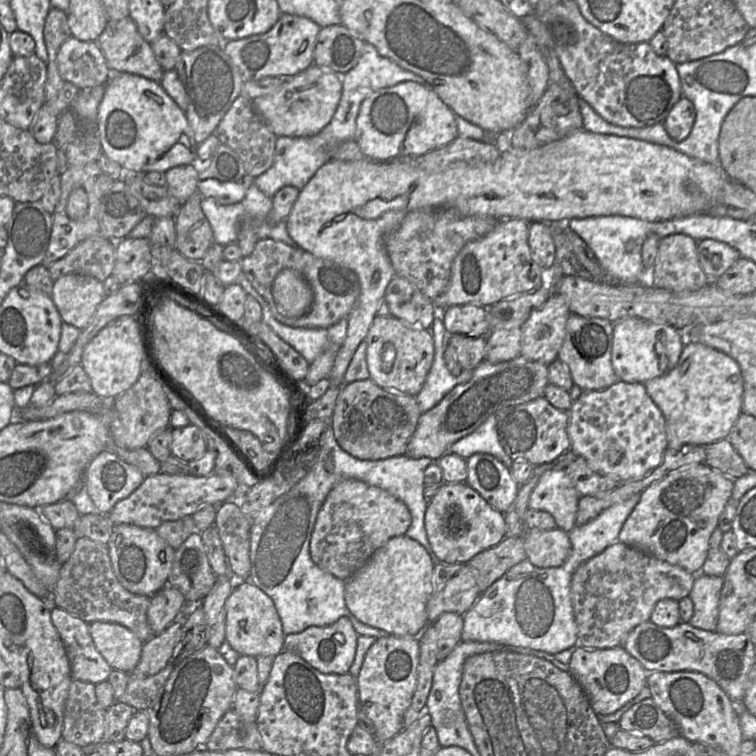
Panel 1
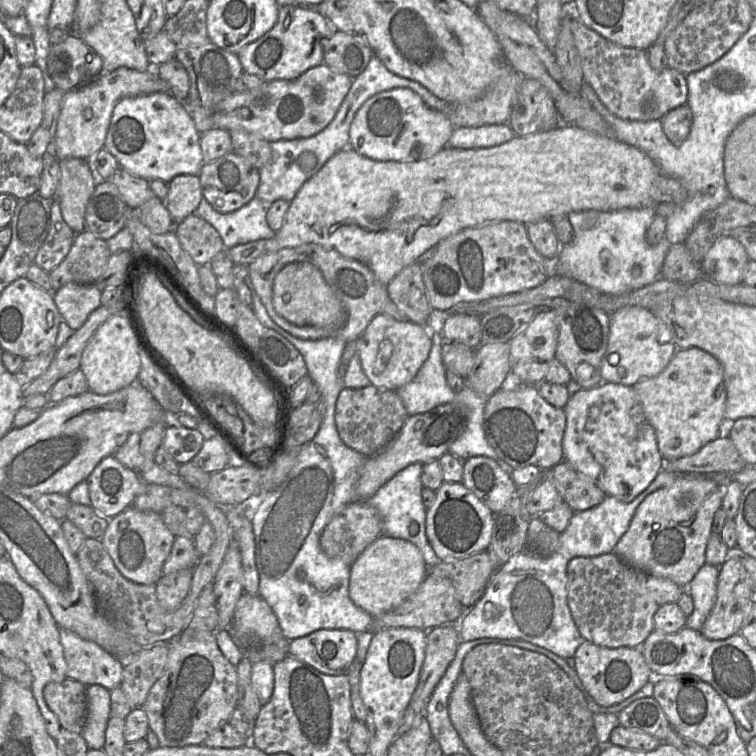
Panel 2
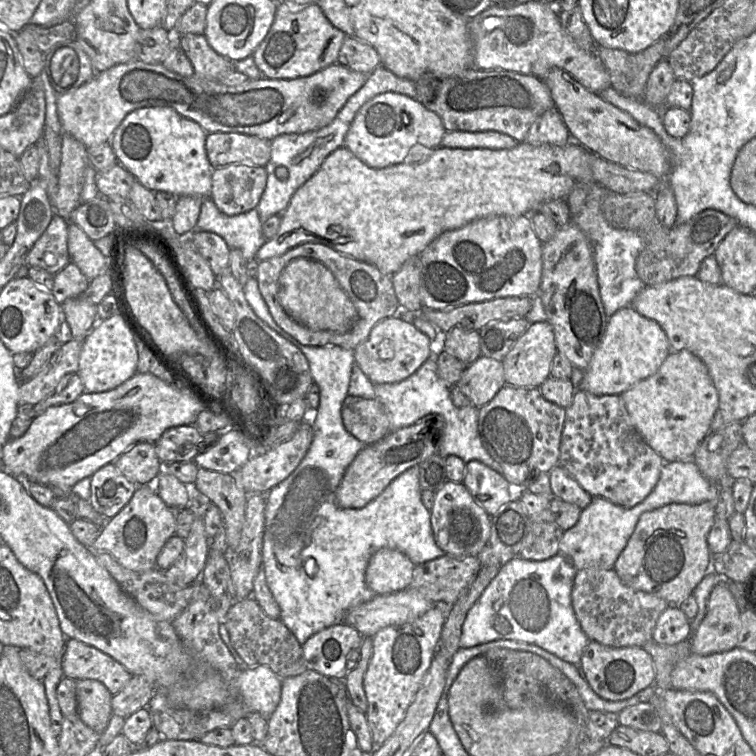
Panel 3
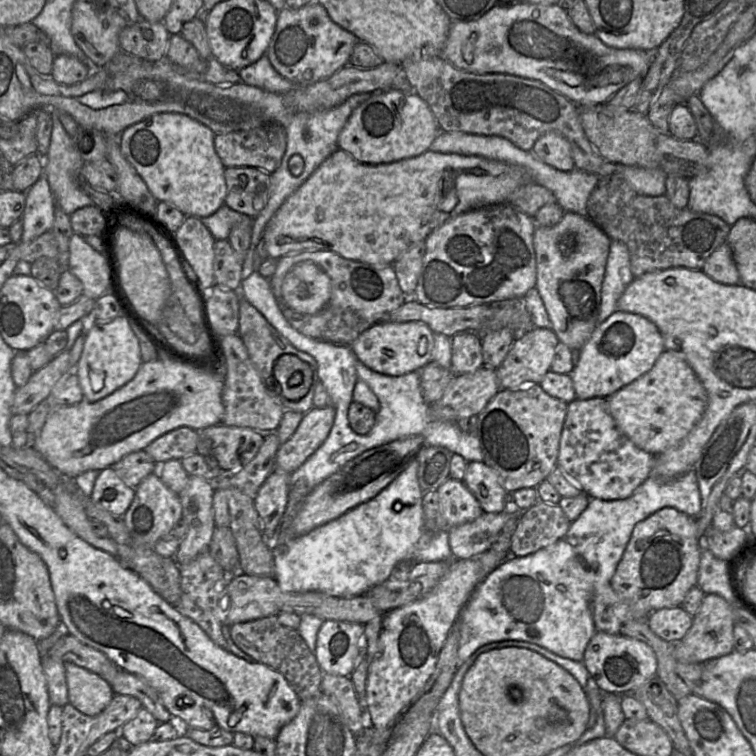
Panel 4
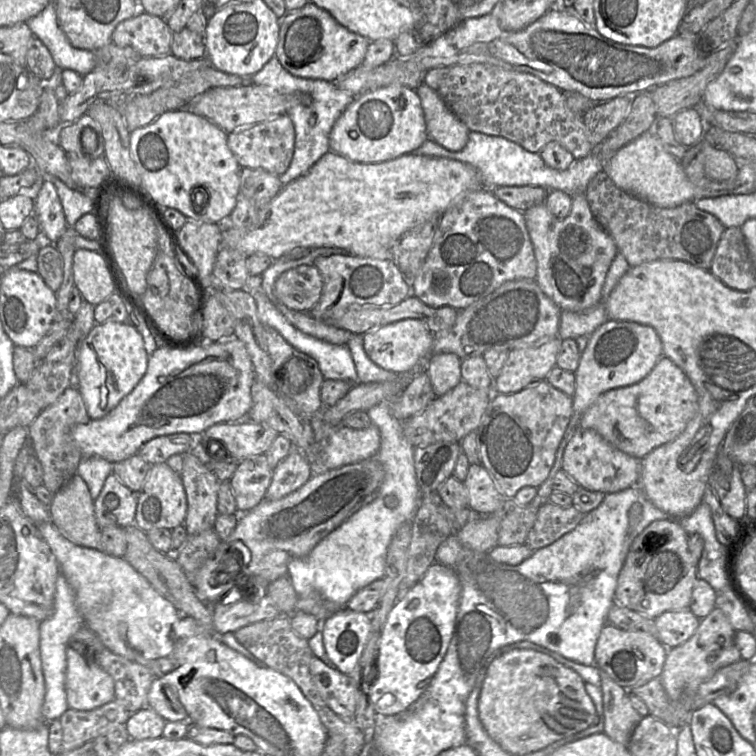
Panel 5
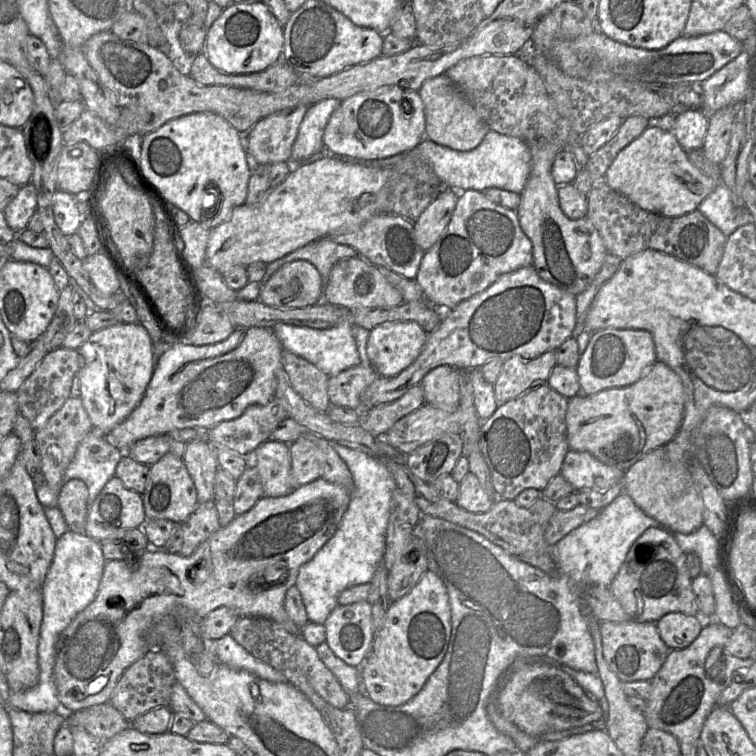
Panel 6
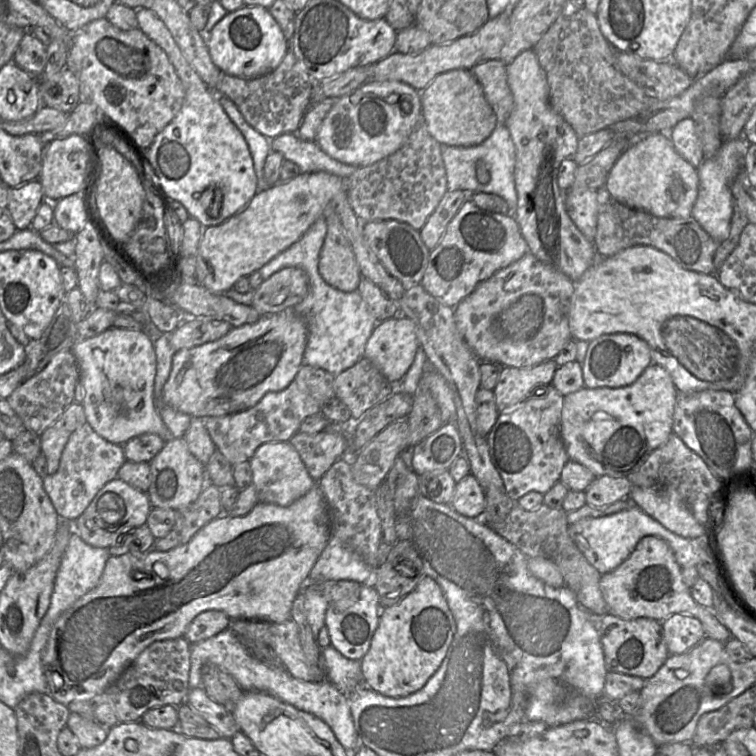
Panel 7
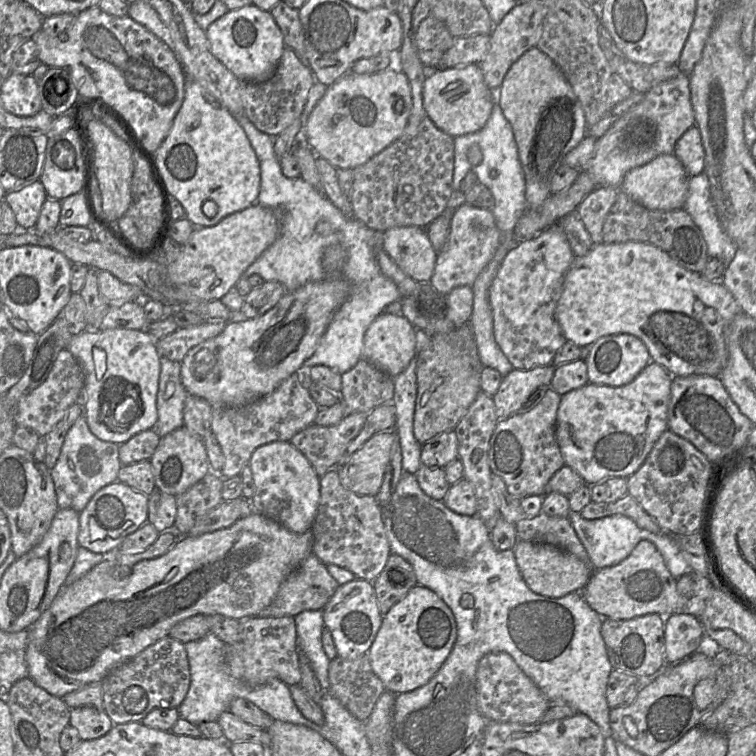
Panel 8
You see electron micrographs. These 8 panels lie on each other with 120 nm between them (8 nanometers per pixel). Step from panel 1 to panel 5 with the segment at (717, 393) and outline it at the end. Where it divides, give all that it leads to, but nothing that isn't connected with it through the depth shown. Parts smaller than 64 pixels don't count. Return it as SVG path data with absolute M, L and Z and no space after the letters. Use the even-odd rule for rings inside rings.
M662 355L652 371L638 383L602 393L581 416L579 428L595 431L618 450L641 460L653 449L679 436L697 408L697 394L689 378L671 359Z

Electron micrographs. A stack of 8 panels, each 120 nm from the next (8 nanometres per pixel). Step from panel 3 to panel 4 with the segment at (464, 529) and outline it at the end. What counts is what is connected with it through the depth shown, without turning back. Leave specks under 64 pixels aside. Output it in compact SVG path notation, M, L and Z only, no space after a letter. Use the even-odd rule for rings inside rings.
M448 478L436 491L447 529L471 522L483 514L479 502L463 481Z

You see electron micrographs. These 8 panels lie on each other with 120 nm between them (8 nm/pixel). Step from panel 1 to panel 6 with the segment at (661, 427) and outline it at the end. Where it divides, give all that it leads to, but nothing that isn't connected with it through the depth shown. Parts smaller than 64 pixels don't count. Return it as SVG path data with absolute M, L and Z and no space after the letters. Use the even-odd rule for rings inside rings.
M569 450L560 475L575 491L604 491L623 482L625 472L606 465L589 452Z

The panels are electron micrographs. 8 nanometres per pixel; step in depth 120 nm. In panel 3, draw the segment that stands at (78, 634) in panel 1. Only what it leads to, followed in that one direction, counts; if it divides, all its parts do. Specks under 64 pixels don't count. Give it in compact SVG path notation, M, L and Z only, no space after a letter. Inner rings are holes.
M76 639L66 641L62 669L66 678L101 682L113 696L128 684L132 676L109 655Z

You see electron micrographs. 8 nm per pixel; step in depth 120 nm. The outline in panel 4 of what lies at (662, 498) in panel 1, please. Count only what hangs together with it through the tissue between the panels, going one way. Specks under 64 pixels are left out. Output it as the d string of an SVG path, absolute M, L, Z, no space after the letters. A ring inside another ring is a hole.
M665 507L636 524L610 584L625 601L644 605L649 612L681 606L688 591L697 585L702 548L697 538L696 517Z

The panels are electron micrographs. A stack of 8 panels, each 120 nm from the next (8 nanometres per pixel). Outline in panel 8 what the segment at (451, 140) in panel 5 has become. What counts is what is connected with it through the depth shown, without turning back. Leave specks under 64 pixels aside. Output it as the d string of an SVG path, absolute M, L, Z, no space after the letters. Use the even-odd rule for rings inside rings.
M479 64L428 71L423 87L424 108L435 126L453 138L481 130L489 120L495 102L497 93L486 85Z

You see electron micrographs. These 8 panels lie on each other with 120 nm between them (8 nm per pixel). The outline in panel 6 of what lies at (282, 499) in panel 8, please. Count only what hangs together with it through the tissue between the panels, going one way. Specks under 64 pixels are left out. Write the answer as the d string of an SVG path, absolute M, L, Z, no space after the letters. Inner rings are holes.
M268 440L262 443L254 452L250 459L252 464L257 468L262 486L263 496L266 497L280 497L291 493L299 486L294 485L294 479L291 474L291 456L290 444L280 441Z

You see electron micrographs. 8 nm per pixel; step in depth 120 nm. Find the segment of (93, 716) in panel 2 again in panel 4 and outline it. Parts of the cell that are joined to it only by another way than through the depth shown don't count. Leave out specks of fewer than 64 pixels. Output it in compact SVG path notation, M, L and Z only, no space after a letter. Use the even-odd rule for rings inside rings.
M65 662L70 703L88 716L101 713L112 701L114 692L110 684L98 674Z

